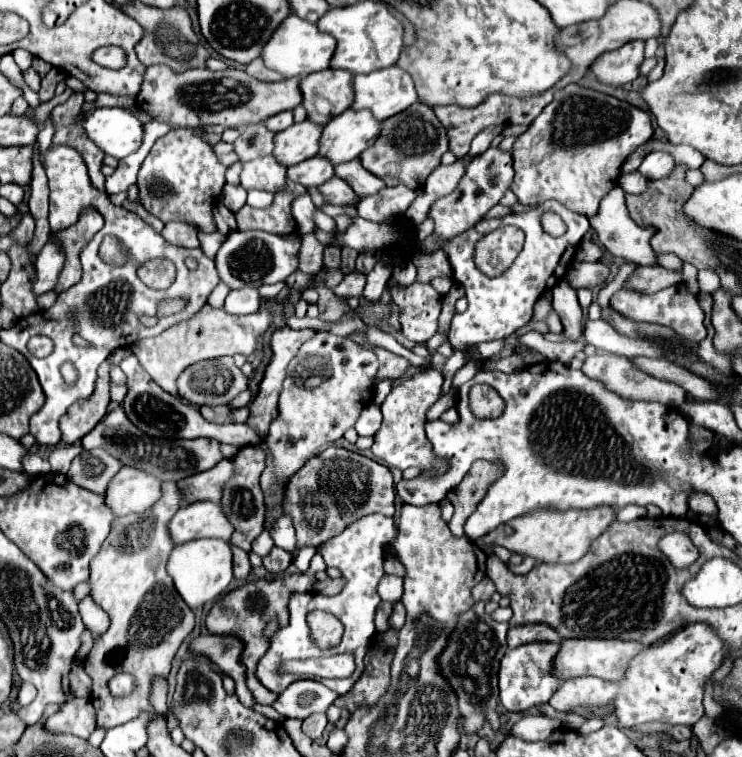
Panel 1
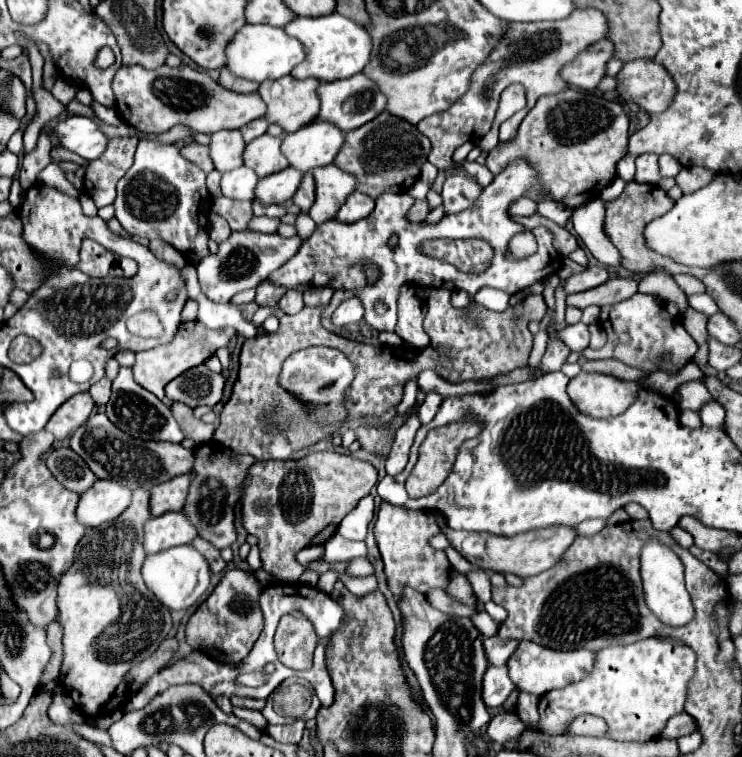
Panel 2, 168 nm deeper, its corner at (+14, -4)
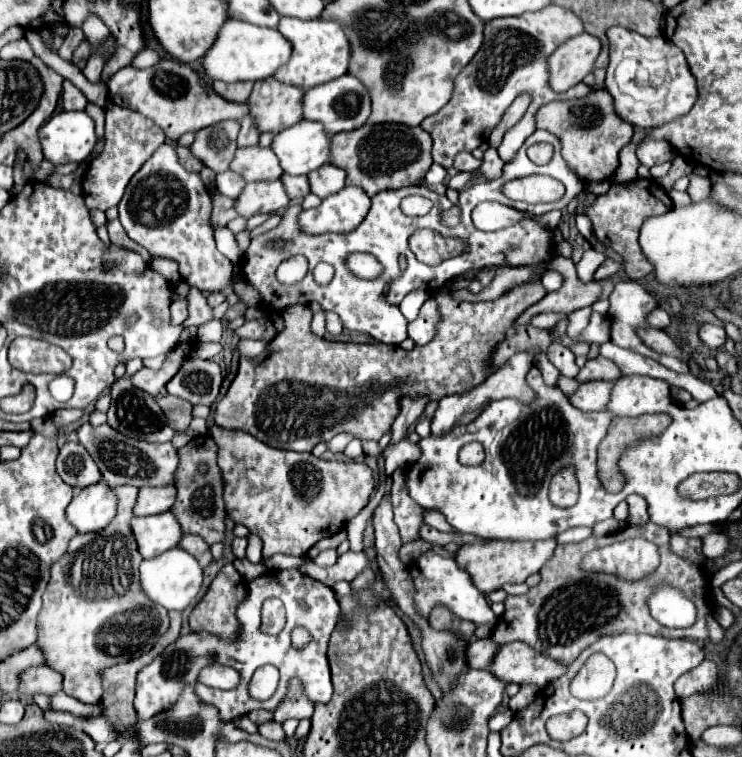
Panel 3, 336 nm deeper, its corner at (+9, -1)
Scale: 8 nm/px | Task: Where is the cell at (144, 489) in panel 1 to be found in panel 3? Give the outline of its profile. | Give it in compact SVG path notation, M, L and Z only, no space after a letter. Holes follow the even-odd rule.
M97 482L79 492L67 506L67 520L79 532L97 532L105 528L117 514L117 496L105 484Z

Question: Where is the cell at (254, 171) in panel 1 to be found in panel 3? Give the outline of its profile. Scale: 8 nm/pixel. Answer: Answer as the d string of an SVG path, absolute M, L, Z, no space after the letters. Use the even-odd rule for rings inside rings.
M231 170L217 174L215 184L217 184L217 190L229 198L237 198L241 190L245 188L245 180L237 172L231 172Z

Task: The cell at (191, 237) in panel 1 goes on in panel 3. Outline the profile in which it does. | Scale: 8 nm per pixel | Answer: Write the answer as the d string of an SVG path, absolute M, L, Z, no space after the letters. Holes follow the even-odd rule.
M151 258L151 260L149 260L149 266L151 266L155 272L161 272L167 280L171 280L171 282L181 282L179 266L177 266L175 260L169 260L169 258Z

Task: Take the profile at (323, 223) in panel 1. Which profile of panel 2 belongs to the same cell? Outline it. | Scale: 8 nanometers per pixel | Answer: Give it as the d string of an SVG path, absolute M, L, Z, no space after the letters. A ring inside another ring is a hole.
M252 217L248 223L250 231L260 231L260 233L272 233L276 231L280 219L270 219L270 217Z

